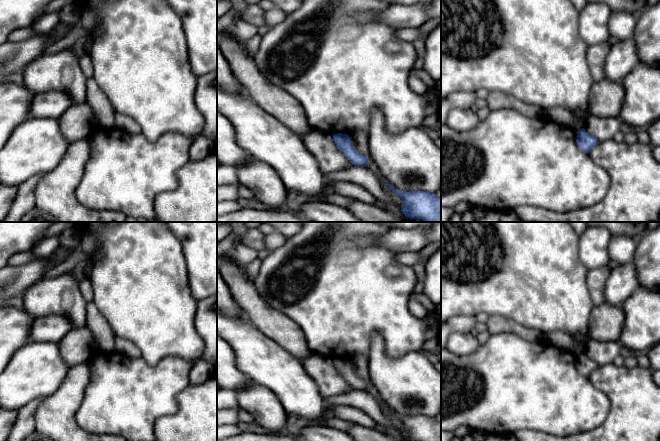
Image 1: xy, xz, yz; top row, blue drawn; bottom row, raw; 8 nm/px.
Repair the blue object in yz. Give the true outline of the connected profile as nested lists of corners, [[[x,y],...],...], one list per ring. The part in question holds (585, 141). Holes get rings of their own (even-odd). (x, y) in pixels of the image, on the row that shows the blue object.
[[[584,128],[580,129],[576,133],[577,146],[585,153],[589,153],[590,150],[599,143],[598,140],[594,136],[586,132]]]

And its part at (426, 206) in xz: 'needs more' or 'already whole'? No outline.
already whole

